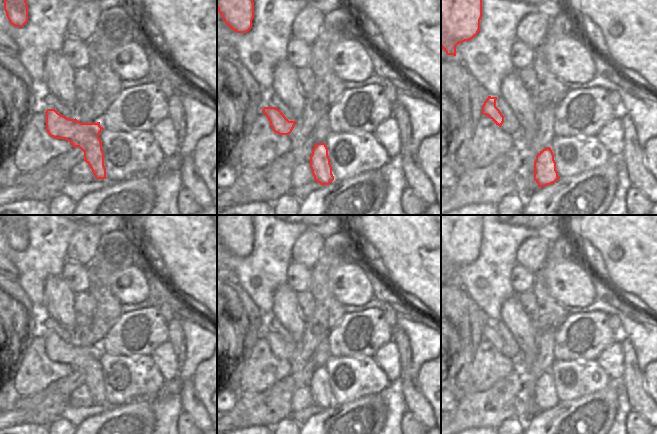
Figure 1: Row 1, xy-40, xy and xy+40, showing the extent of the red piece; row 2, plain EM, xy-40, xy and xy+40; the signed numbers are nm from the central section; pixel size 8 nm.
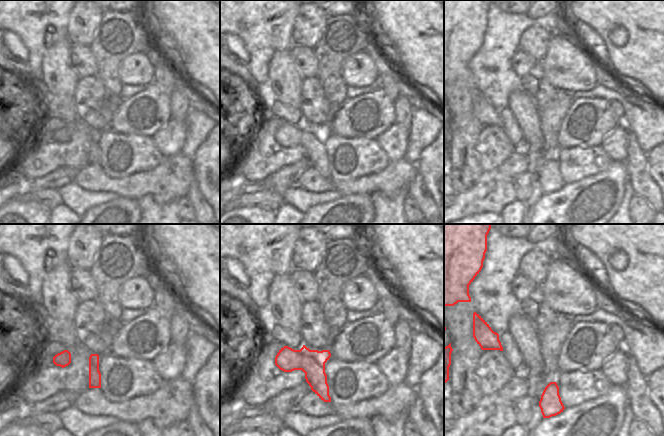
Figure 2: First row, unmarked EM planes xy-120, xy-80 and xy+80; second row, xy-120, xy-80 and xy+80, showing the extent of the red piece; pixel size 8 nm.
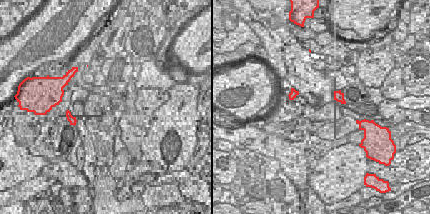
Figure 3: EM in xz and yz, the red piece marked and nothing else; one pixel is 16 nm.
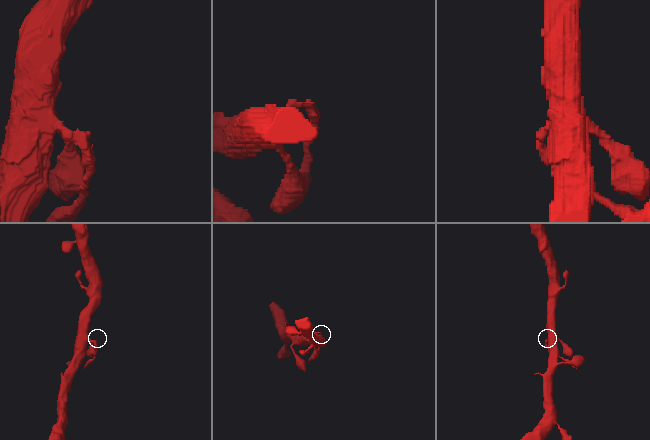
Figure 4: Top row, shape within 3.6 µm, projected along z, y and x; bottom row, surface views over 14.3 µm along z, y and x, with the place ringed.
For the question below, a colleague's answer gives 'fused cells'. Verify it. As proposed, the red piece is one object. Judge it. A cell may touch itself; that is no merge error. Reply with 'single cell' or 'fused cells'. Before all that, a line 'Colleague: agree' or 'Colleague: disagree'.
Colleague: agree
fused cells

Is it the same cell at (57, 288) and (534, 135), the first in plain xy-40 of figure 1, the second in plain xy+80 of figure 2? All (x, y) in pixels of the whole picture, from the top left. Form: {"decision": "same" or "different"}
{"decision": "same"}

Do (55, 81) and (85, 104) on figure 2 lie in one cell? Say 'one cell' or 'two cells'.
two cells

